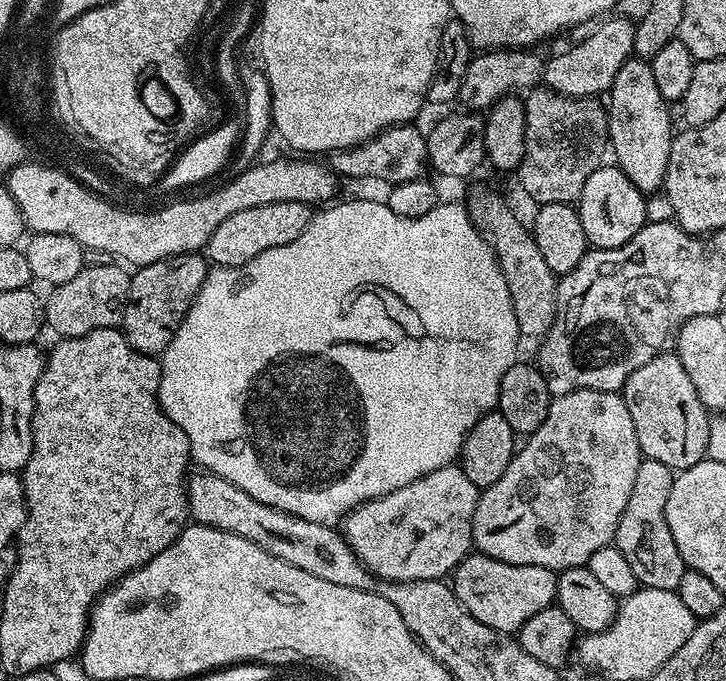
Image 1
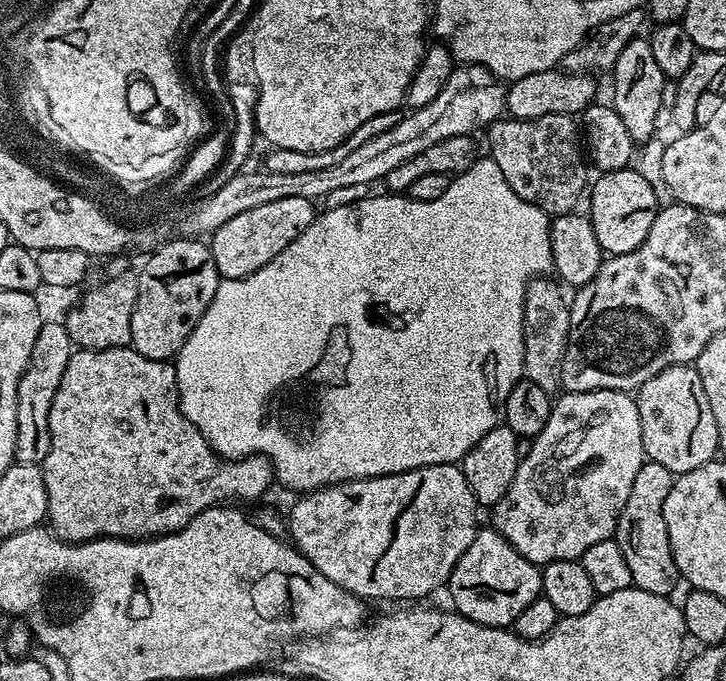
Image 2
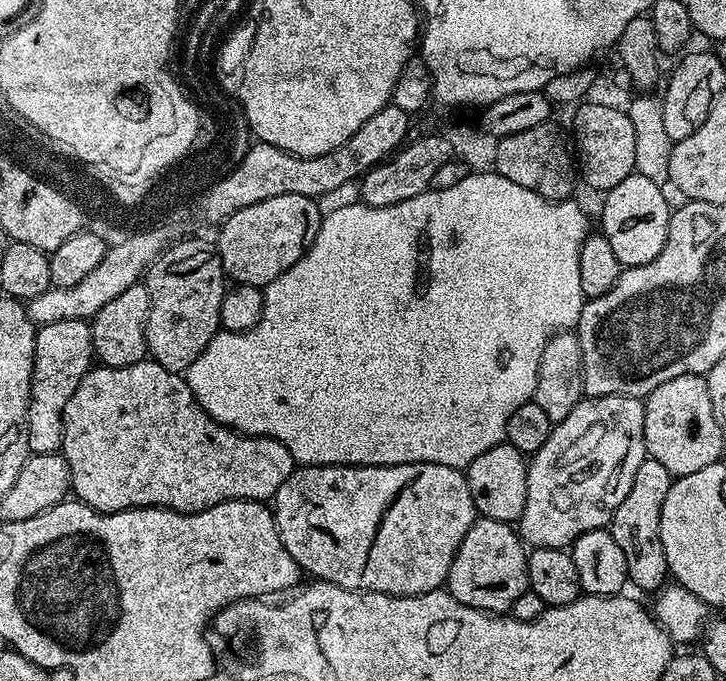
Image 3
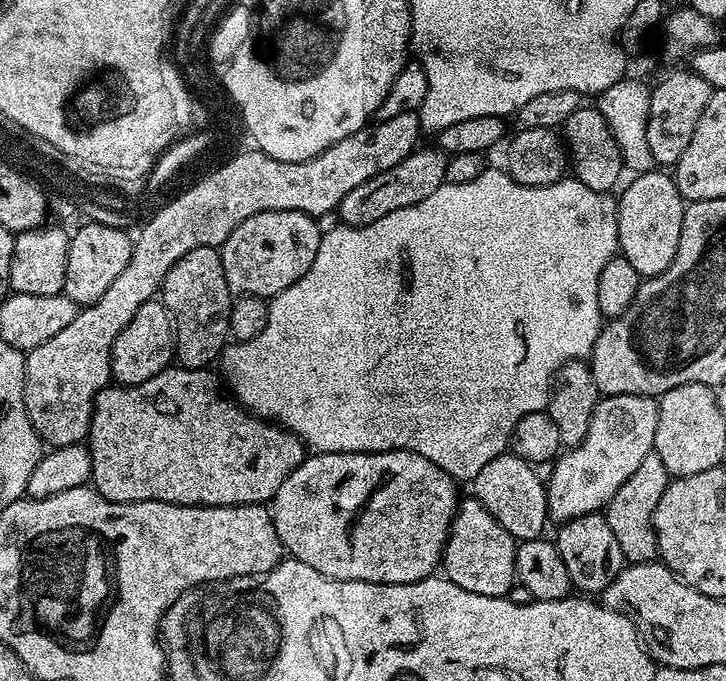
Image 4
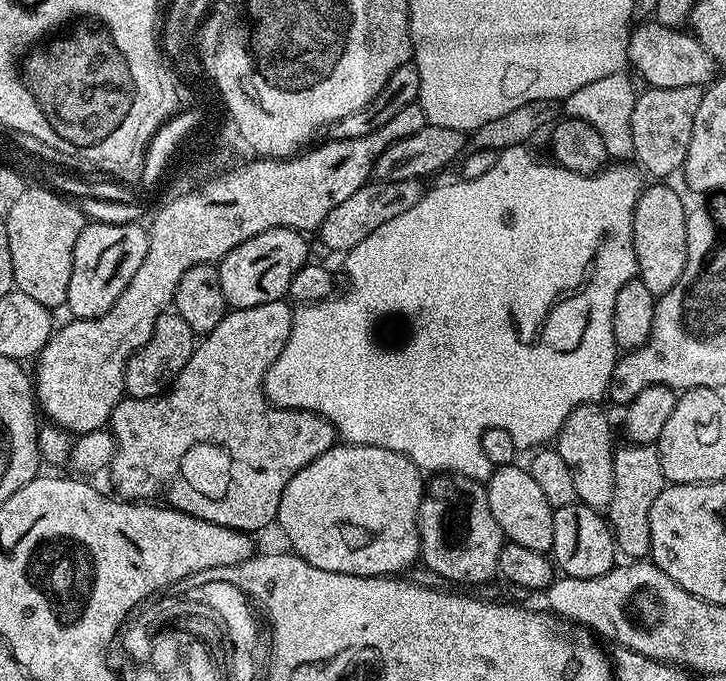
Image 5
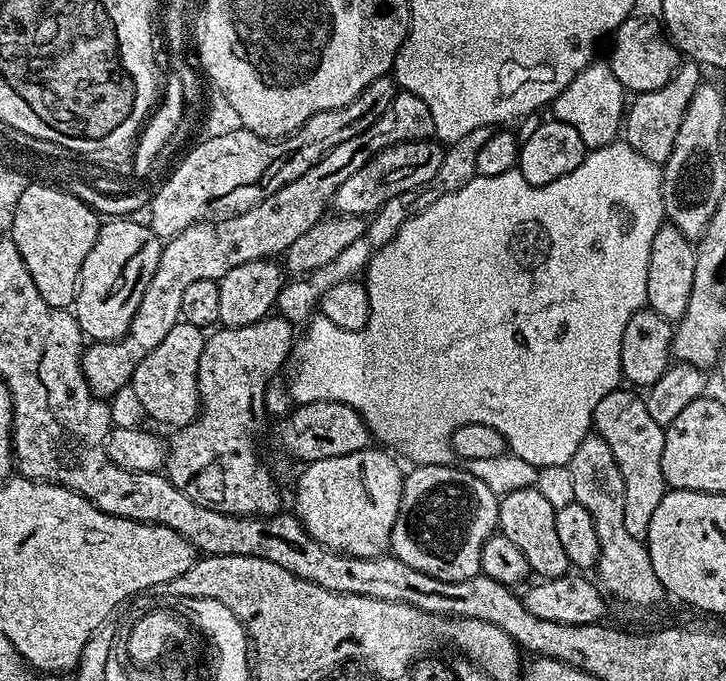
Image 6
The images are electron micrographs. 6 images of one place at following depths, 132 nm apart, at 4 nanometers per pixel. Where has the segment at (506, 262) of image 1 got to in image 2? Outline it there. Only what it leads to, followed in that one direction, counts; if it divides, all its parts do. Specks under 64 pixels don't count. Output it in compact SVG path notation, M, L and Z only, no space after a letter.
M552 278L531 280L524 295L524 376L543 392L552 394L557 391L560 363L572 335L572 310L560 293L561 285L548 279Z

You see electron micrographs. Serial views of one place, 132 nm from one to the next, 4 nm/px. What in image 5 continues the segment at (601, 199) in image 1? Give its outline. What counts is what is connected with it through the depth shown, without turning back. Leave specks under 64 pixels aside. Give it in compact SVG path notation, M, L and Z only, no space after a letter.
M652 182L645 187L634 210L634 254L638 279L654 297L667 294L686 270L686 226L689 209L668 182Z

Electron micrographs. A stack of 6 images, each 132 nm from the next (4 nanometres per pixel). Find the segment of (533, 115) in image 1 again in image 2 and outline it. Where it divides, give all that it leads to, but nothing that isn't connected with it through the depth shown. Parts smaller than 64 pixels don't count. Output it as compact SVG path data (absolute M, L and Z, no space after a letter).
M546 114L537 120L509 119L507 123L505 128L489 127L486 135L488 148L492 151L490 158L498 162L498 170L502 170L502 178L510 182L510 190L552 216L573 211L590 184L582 136L579 131L576 133L577 121L571 116Z

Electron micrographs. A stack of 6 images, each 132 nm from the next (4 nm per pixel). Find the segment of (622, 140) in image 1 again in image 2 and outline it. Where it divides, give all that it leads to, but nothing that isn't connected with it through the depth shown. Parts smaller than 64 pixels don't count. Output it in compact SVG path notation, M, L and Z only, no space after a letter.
M637 38L618 54L618 62L612 67L610 73L612 79L612 99L610 104L616 109L623 125L630 132L630 138L635 142L643 142L653 139L656 128L656 119L660 116L660 107L665 107L664 84L666 78L662 69L658 67L658 61L654 58L654 50L647 39Z

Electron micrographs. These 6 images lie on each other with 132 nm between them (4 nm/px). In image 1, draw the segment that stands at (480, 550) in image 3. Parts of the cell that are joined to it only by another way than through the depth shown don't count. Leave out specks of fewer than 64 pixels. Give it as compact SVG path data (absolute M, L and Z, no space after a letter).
M469 554L451 573L450 587L458 602L478 622L499 632L519 633L526 618L534 618L538 610L553 607L556 599L557 573L542 566L518 566L498 562L489 556Z

